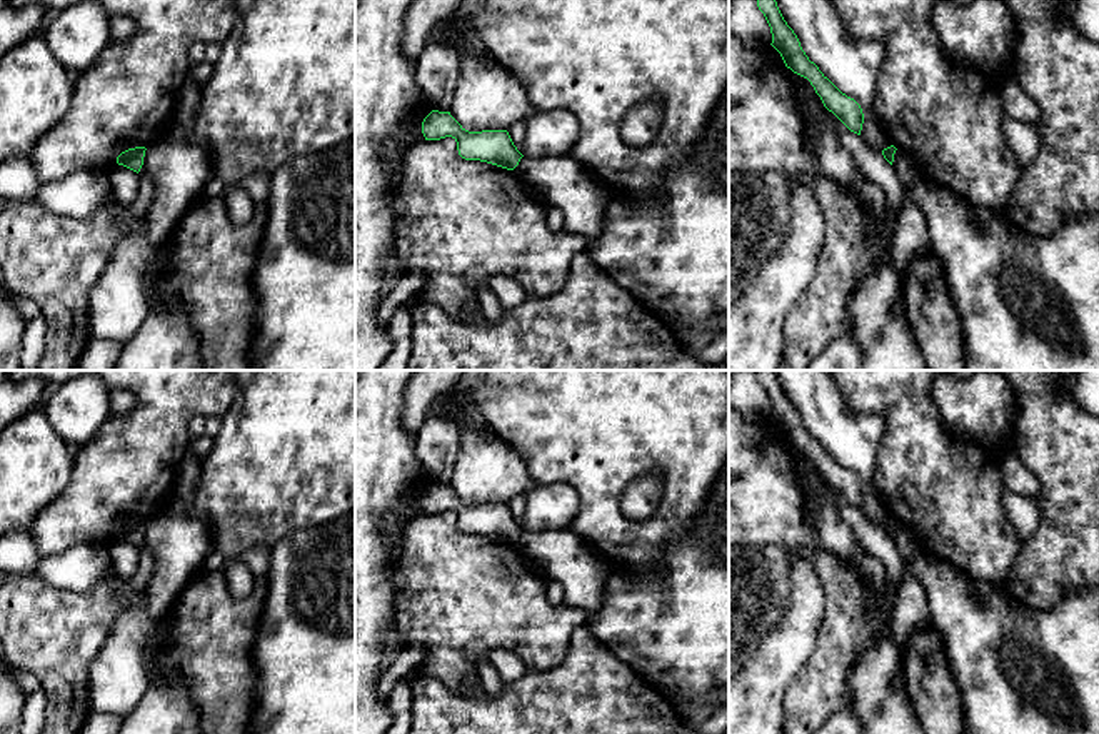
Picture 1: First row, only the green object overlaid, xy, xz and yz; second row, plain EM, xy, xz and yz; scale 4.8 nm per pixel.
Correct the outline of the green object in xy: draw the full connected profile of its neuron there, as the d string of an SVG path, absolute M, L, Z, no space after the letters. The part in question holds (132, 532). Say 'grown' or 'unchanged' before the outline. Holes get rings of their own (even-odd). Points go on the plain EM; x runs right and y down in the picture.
unchanged; M145 520L128 522L117 530L117 537L138 547L143 539L145 524Z

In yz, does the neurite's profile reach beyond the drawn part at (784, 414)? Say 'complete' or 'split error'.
complete

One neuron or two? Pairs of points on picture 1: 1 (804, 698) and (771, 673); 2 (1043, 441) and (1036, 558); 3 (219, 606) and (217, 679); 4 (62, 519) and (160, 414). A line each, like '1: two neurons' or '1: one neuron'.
1: two neurons
2: one neuron
3: one neuron
4: one neuron

